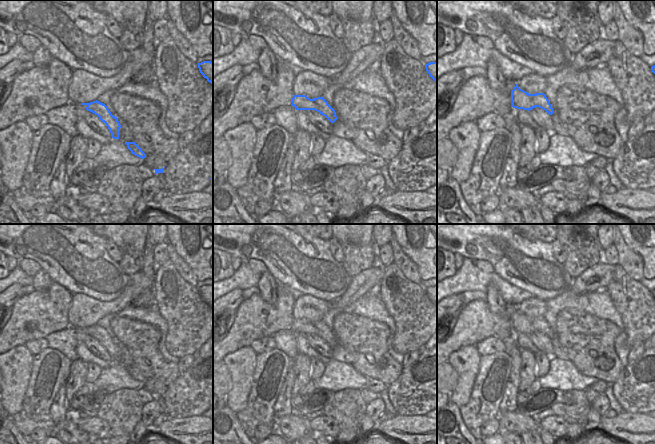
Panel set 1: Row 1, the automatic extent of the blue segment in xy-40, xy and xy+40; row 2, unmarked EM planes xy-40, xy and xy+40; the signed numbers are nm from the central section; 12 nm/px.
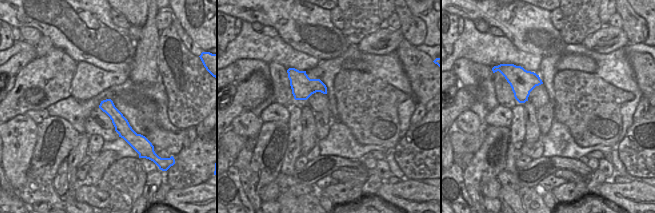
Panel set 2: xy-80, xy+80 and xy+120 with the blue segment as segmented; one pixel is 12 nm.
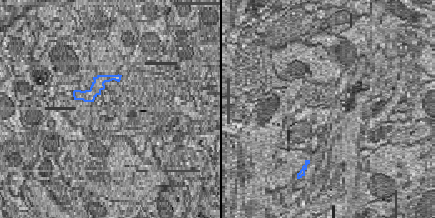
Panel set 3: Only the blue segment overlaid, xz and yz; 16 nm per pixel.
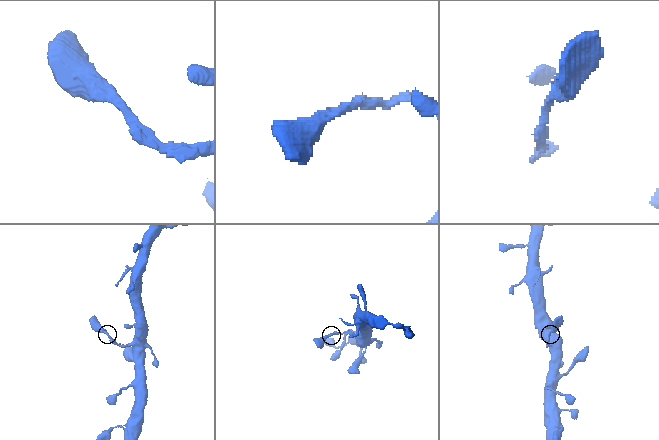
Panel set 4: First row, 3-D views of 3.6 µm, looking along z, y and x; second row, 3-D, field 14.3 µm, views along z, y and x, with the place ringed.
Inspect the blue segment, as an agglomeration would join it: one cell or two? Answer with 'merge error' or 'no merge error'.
no merge error

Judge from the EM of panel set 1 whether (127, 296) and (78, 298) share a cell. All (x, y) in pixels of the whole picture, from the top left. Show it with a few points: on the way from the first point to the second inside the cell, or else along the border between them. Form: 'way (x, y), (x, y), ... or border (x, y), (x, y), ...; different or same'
way (115, 306), (90, 307); same

